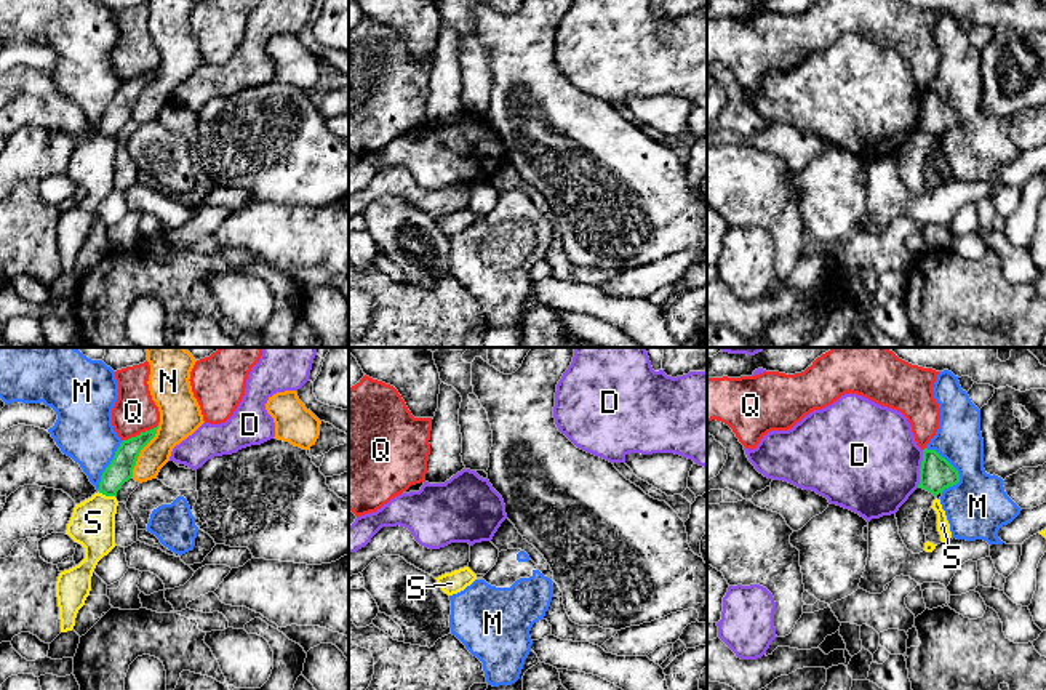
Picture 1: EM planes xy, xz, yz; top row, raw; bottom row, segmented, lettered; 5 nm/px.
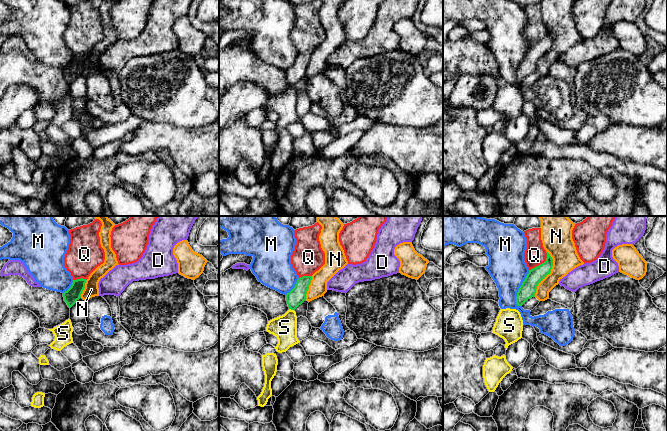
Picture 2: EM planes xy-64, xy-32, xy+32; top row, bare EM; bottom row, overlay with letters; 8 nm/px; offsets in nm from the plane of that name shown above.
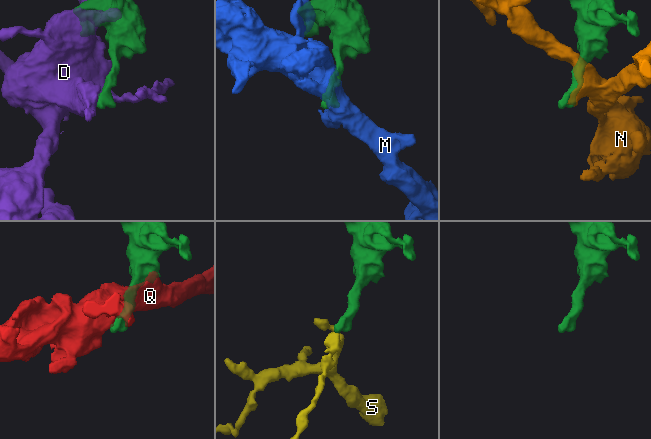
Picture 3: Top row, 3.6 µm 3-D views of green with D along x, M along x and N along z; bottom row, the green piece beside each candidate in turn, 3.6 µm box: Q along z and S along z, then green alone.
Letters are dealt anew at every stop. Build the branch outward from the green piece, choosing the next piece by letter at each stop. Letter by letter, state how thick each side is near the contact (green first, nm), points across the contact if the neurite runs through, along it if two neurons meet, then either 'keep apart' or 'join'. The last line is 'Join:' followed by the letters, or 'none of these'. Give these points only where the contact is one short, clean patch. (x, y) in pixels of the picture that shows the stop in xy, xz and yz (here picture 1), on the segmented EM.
D: 170/500 nm | keep apart
M: 170/300 nm | keep apart
N: 130/190 nm | keep apart
Q: 130/220 nm | along xy (157, 425), (123, 441) | keep apart
S: 130/220 nm | along xy (98, 490), (114, 497) | keep apart
Join: none of these

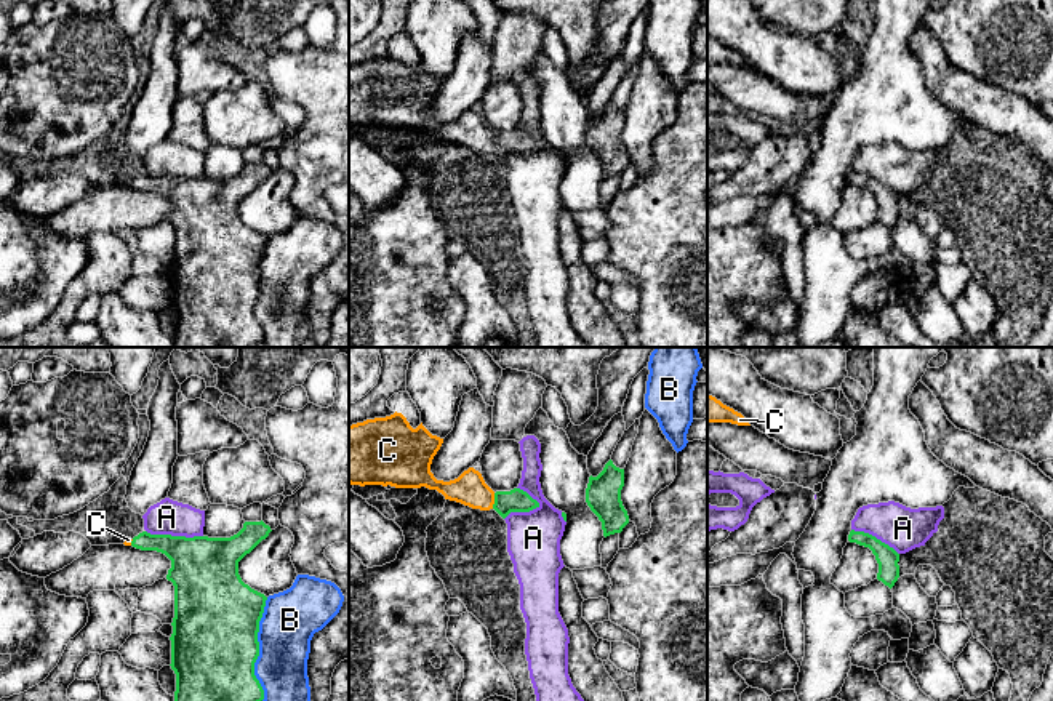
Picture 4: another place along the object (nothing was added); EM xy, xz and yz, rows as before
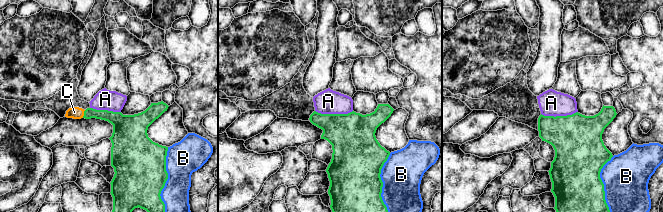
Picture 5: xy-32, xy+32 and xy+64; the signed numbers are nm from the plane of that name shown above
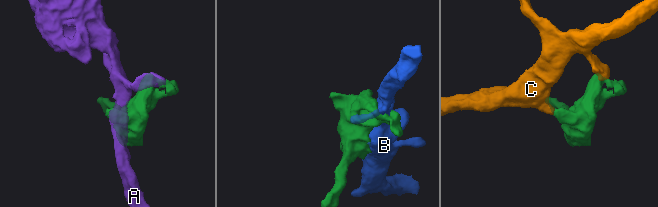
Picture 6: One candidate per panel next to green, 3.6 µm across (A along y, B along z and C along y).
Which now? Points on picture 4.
A: 120/280 nm | along xz (540, 503), (528, 511), (512, 511), (504, 519) | keep apart
B: 440/280 nm | keep apart
C: 120/170 nm | across xz (516, 500), (495, 501), (469, 488) | join
Join: C

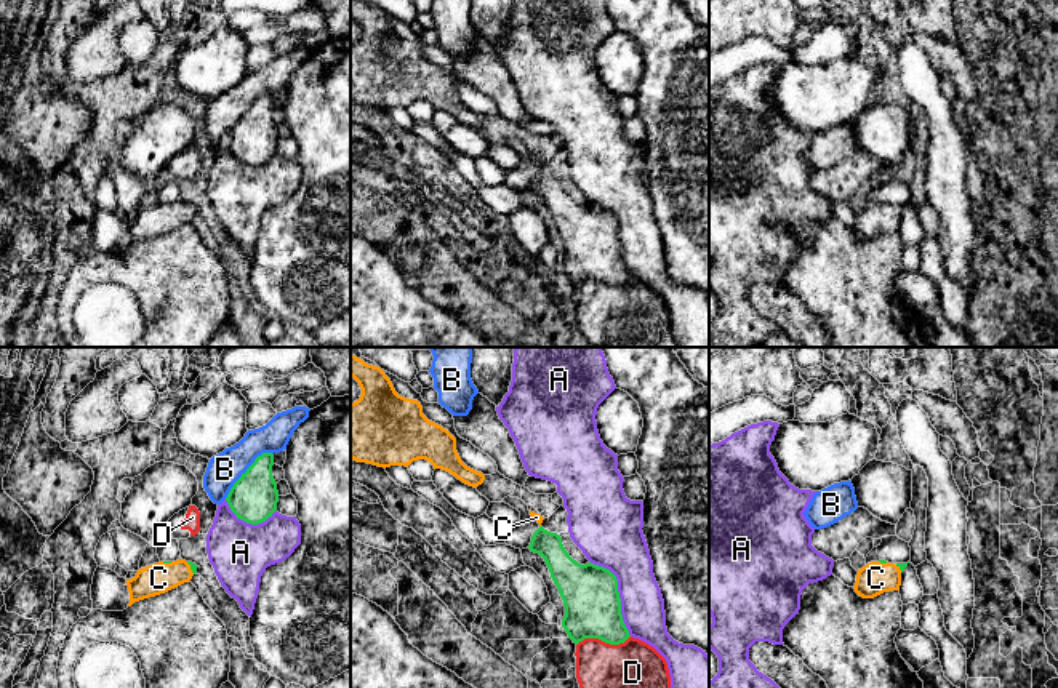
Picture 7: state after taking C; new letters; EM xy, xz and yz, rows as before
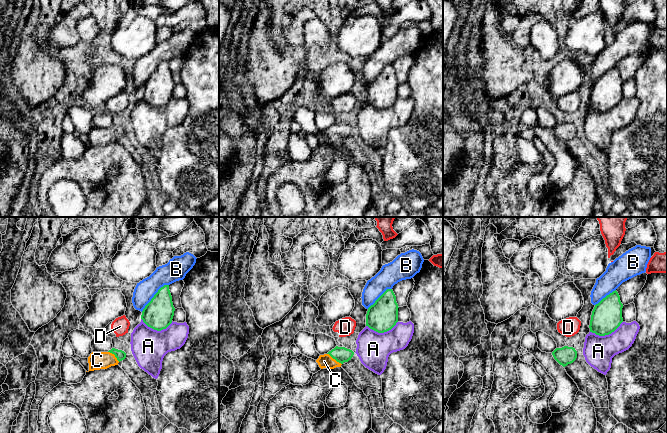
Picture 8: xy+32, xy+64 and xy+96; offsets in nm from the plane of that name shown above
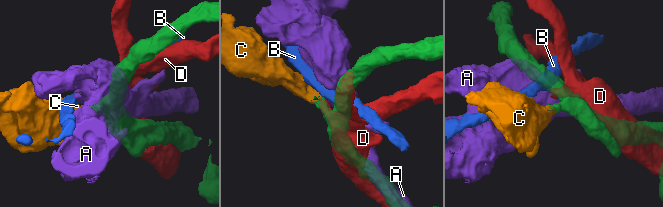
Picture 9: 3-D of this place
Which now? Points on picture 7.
A: 280/280 nm | keep apart
B: 240/170 nm | along xy (272, 453), (258, 456), (224, 498) | keep apart
C: 30/160 nm | across xy (192, 565), (191, 568), (159, 578) | join
D: 280/240 nm | keep apart
Join: C

